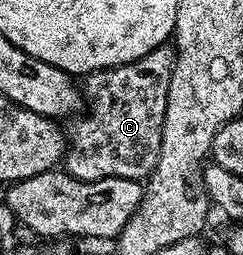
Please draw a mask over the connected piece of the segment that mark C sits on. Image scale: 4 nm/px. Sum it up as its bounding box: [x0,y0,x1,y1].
[65,48,174,181]

